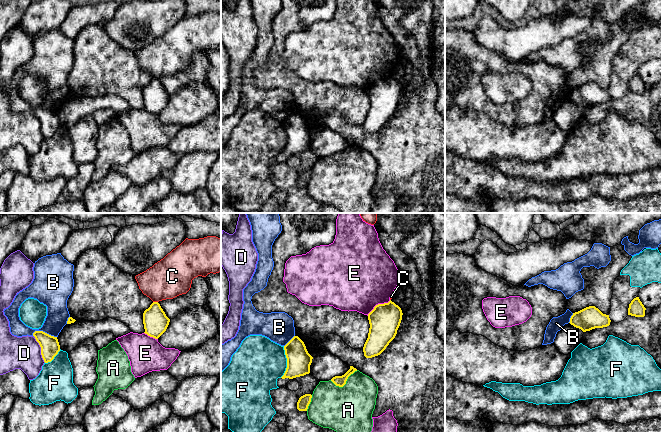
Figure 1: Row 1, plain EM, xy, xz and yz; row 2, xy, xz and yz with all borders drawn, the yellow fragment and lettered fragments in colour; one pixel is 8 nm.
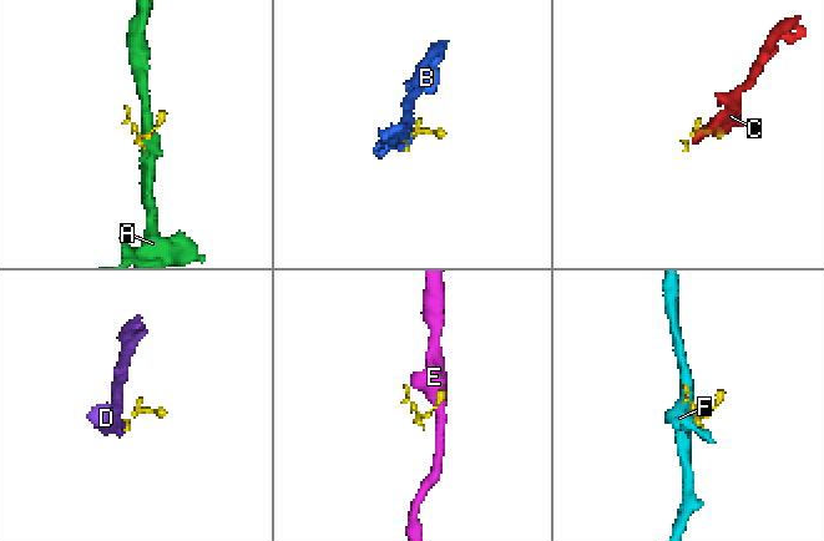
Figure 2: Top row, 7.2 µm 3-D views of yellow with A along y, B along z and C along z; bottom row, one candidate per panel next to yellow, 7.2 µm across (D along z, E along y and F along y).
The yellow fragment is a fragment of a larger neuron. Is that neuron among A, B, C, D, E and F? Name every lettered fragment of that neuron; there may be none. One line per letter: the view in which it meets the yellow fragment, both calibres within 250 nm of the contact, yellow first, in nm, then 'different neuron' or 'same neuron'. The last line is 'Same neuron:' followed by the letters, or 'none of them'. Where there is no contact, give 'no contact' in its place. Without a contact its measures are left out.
A: contact in xz; calibres 90 and 380 nm; different neuron
B: contact in xy; calibres 150 and 180 nm; different neuron
C: contact in xy; calibres 200 and 320 nm; different neuron
D: contact in xy; calibres 150 and 260 nm; different neuron
E: contact in xz; calibres 240 and 500 nm; different neuron
F: contact in xz; calibres 190 and 400 nm; different neuron
Same neuron: none of them

